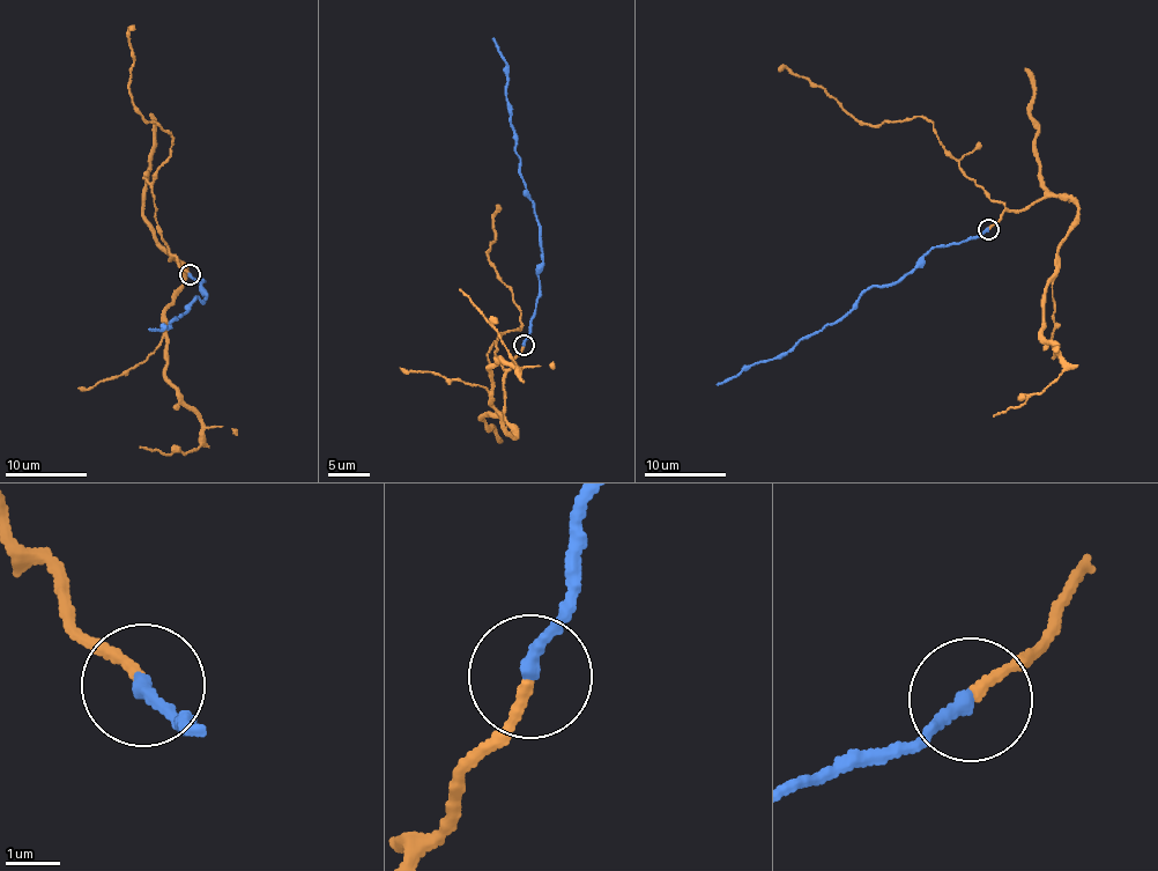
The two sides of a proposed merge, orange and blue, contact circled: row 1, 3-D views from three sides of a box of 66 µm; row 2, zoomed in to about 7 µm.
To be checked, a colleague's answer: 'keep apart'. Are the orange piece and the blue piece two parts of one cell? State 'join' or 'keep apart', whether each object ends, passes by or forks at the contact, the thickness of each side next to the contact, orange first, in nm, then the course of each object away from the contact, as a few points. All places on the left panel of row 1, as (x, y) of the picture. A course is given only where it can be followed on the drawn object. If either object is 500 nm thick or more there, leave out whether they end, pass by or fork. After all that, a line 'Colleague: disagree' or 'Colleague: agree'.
join; orange ends; blue ends; calibres 190 and 260 nm; course orange (190, 274), (172, 255), (183, 287), (164, 314), (165, 381), (198, 415), (202, 443), (184, 454), (139, 448); course blue (190, 274), (202, 280), (205, 302), (197, 295), (164, 326), (148, 330)
Colleague: disagree

